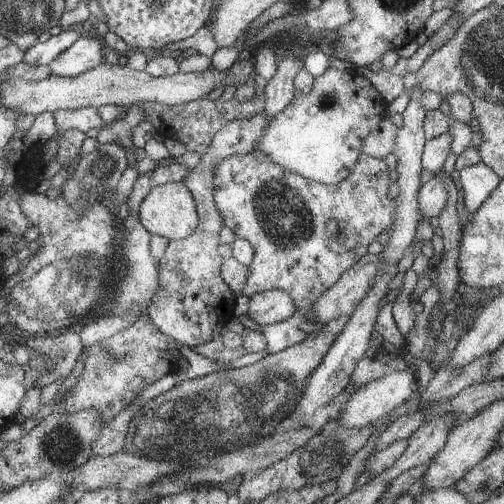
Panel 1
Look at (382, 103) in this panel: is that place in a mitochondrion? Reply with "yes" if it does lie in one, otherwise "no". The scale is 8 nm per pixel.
no

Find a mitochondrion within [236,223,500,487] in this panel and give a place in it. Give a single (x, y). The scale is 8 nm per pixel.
(311, 462)

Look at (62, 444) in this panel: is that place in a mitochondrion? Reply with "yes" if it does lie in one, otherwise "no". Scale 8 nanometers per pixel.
yes

